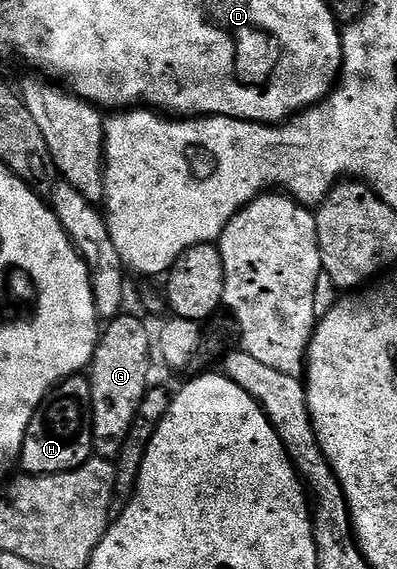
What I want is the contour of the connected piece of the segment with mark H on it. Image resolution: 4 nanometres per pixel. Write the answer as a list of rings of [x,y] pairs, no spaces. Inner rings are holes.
[[[83,374],[72,375],[56,384],[32,415],[18,463],[29,475],[53,475],[66,473],[93,458],[93,455],[90,385]]]

